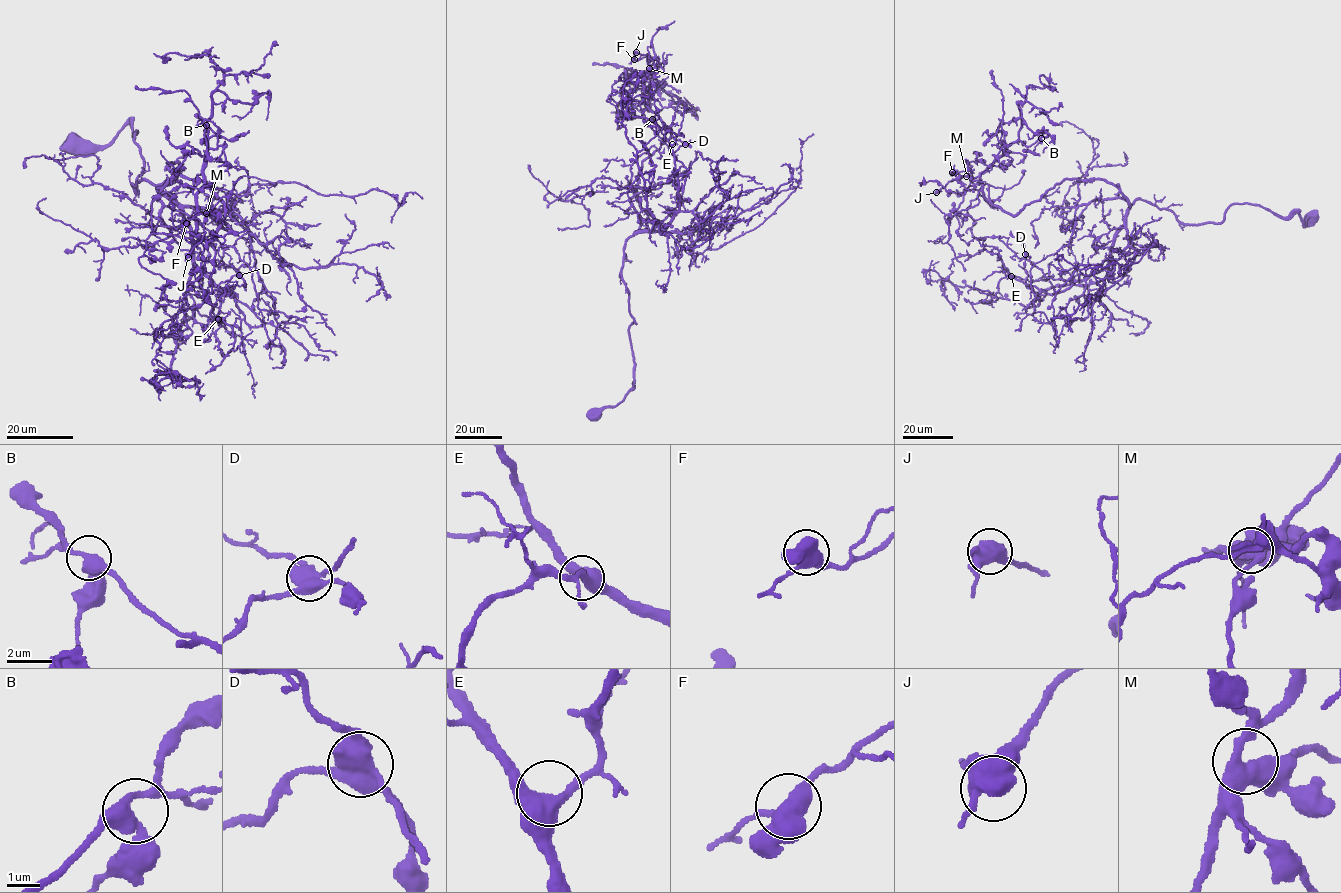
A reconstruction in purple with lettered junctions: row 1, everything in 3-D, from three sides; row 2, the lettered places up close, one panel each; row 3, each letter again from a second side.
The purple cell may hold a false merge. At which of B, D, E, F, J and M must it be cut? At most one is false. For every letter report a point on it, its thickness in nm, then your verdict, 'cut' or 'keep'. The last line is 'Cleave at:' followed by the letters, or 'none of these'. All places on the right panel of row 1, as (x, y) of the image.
B: (1041, 138) | 400 nm | keep
D: (1025, 254) | 550 nm | cut
E: (1011, 276) | 420 nm | keep
F: (952, 172) | 480 nm | keep
J: (936, 192) | 480 nm | keep
M: (966, 176) | 480 nm | keep
Cleave at: D

